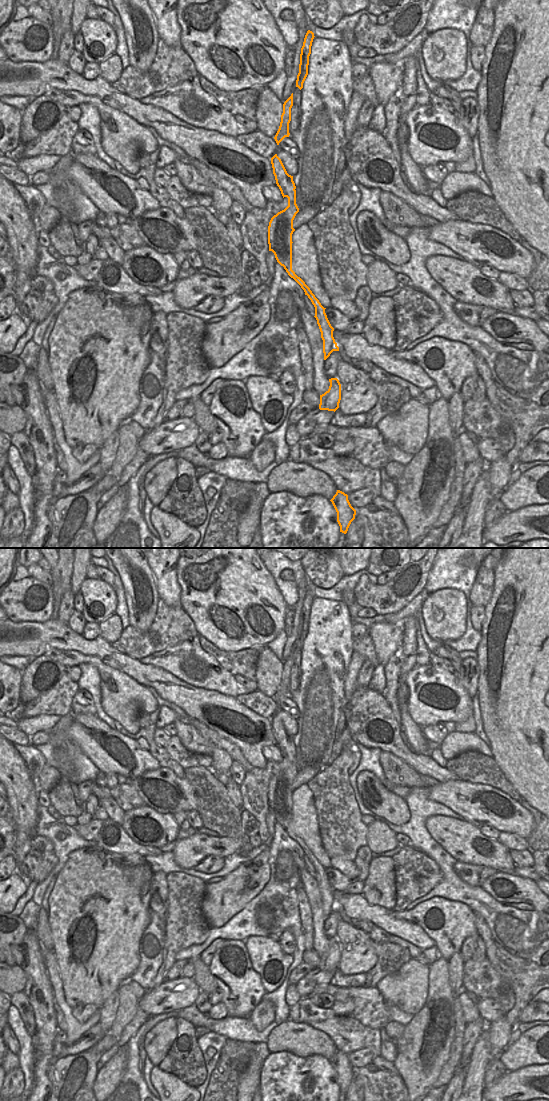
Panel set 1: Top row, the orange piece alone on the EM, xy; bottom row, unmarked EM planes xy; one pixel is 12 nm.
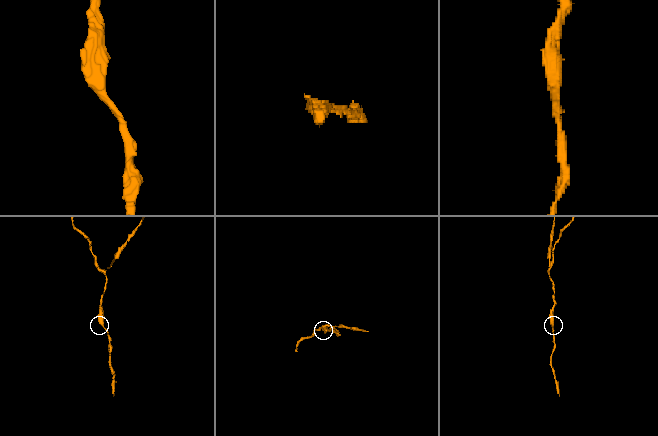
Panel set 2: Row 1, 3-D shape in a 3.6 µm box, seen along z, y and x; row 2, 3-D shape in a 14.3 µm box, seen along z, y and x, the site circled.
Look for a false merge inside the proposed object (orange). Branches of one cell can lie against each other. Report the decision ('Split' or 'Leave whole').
Leave whole

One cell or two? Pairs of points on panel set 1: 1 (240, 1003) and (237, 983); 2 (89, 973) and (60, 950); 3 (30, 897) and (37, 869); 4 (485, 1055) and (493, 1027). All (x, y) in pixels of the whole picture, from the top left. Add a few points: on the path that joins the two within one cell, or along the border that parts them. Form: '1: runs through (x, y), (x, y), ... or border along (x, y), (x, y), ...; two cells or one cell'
1: runs through (240, 998), (240, 988); one cell
2: runs through (82, 966), (67, 956); one cell
3: border along (53, 868), (42, 880), (30, 881), (27, 886); two cells
4: border along (487, 1028), (492, 1057); two cells

